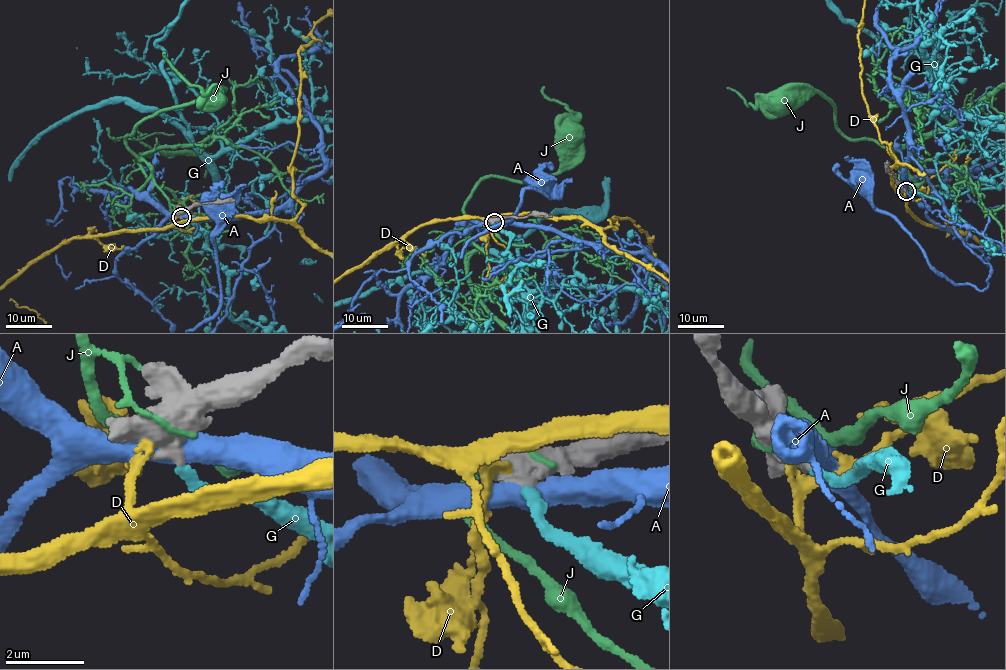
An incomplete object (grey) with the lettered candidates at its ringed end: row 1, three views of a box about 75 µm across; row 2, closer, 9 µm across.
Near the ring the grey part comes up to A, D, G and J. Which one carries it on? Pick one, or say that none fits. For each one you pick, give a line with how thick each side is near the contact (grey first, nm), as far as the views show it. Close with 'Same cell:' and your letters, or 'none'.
G: calibres 400 and 220 nm
Same cell: G

